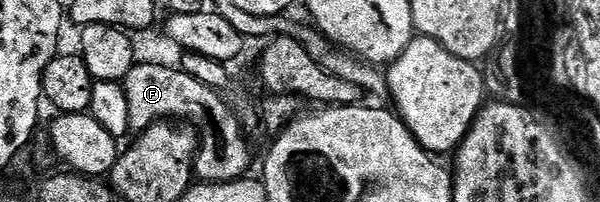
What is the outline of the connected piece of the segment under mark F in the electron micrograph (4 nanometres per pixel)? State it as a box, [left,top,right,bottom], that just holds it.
[121,64,251,184]

